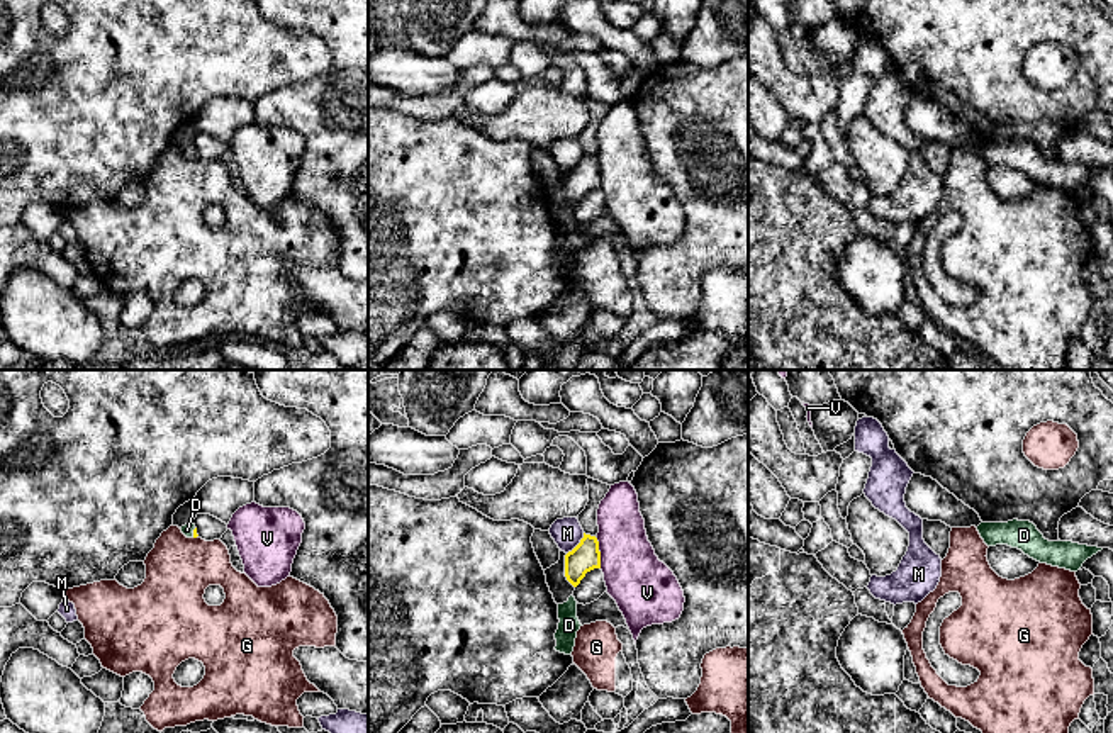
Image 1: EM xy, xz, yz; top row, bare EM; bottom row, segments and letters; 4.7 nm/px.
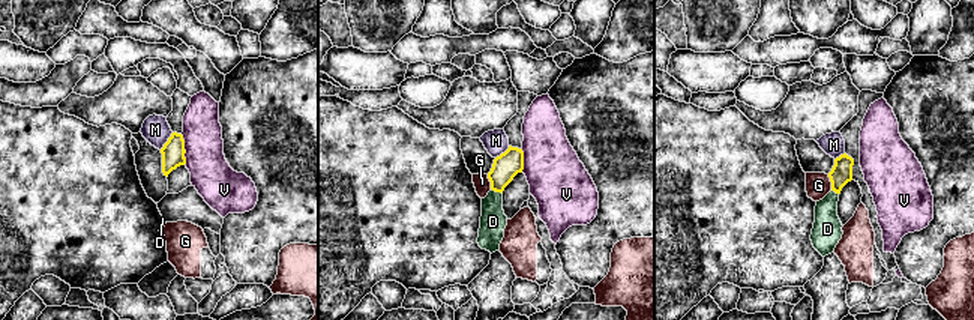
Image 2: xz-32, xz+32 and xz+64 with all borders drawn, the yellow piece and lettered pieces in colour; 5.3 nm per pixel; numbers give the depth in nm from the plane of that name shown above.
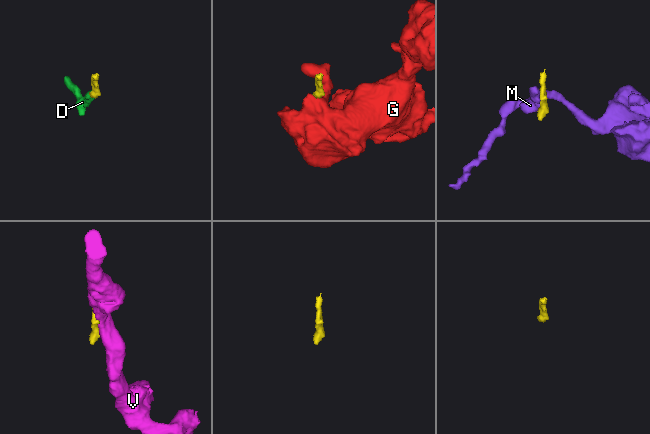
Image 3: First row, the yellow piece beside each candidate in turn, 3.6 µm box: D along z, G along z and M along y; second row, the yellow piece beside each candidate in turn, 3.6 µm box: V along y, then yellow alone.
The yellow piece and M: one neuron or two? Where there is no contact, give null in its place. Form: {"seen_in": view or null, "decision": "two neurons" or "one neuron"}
{"seen_in": "xz", "decision": "two neurons"}

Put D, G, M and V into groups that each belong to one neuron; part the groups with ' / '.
D / G / M / V

